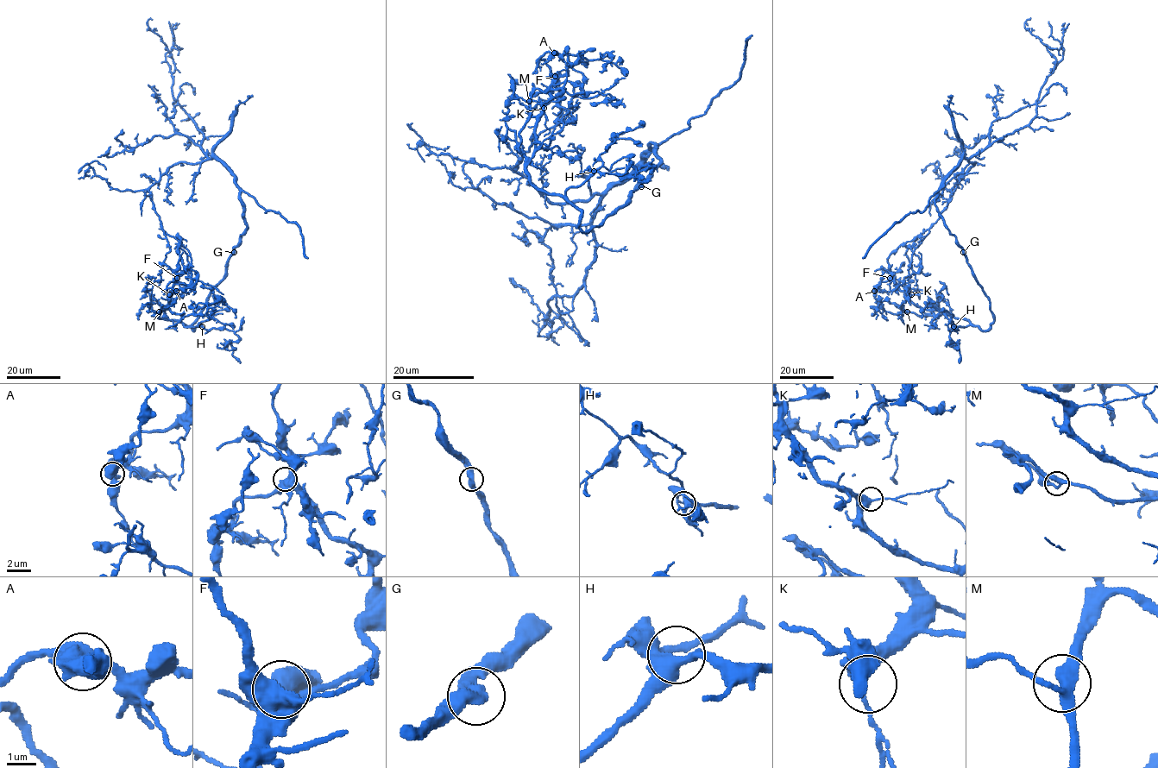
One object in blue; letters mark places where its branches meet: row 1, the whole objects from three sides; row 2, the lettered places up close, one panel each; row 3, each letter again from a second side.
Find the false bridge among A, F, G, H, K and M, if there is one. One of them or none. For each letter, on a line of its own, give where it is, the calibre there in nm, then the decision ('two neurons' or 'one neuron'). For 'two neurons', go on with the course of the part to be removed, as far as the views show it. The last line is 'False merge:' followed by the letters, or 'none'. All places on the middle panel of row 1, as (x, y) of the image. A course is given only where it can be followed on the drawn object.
A: place (554, 53); calibre 550 nm; one neuron
F: place (555, 76); calibre 550 nm; one neuron
G: place (641, 186); calibre 460 nm; one neuron
H: place (594, 171); calibre 400 nm; one neuron
K: place (544, 108); calibre 460 nm; one neuron
M: place (529, 101); calibre 360 nm; one neuron
False merge: none

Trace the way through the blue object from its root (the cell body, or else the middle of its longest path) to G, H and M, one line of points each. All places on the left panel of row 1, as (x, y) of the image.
G: (239, 237), (234, 252)
H: (239, 237), (226, 274), (207, 299), (204, 308), (192, 324), (193, 330), (184, 325), (202, 326)
M: (239, 237), (226, 274), (207, 299), (193, 330), (179, 321), (160, 318), (156, 312), (152, 316), (159, 311)

